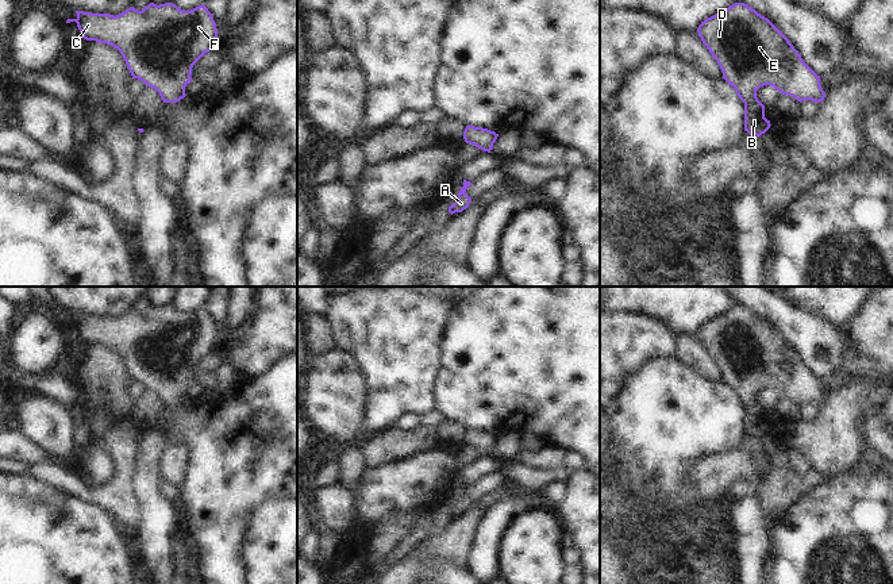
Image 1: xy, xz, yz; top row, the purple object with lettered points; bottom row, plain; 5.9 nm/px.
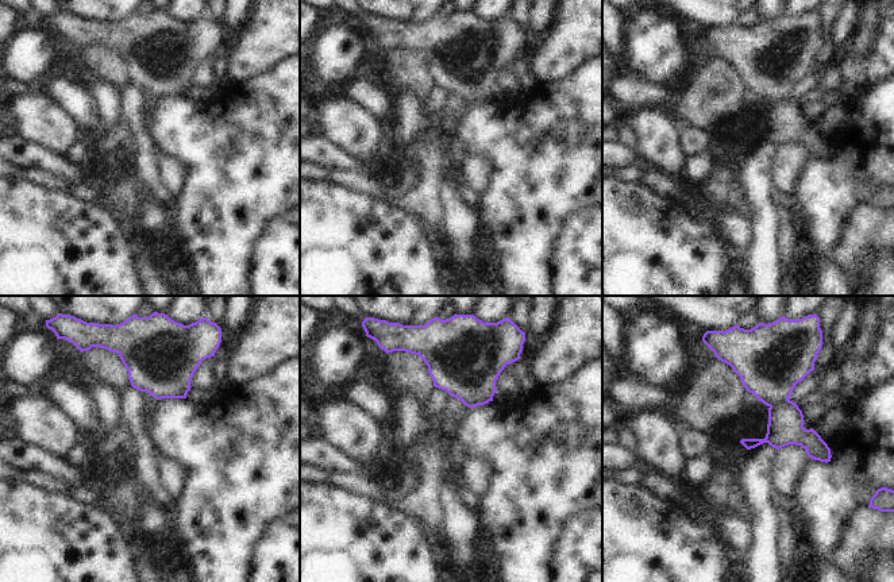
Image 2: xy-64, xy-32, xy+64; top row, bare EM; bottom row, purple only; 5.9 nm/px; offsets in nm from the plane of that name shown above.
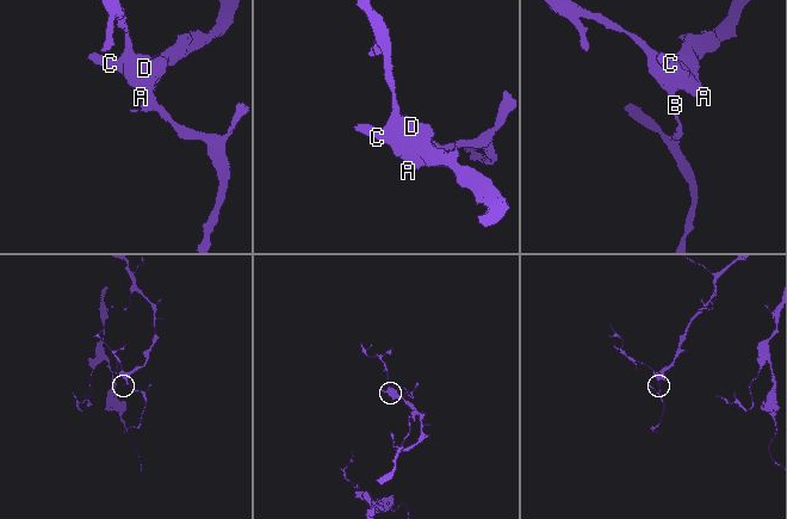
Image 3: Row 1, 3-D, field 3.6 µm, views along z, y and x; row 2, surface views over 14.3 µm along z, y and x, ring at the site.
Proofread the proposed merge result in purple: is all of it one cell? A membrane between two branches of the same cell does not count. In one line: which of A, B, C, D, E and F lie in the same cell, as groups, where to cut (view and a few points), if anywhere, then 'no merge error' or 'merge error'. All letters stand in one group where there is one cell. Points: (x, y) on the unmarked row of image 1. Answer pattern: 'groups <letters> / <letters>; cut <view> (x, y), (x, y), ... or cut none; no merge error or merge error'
groups A B C D E F; cut none; no merge error

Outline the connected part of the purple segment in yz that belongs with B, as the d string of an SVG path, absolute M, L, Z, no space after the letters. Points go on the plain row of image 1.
M744 306L707 320L698 339L717 364L723 381L744 406L744 434L761 439L770 431L757 393L771 388L797 404L820 406L825 395L817 379L789 342L765 319Z

